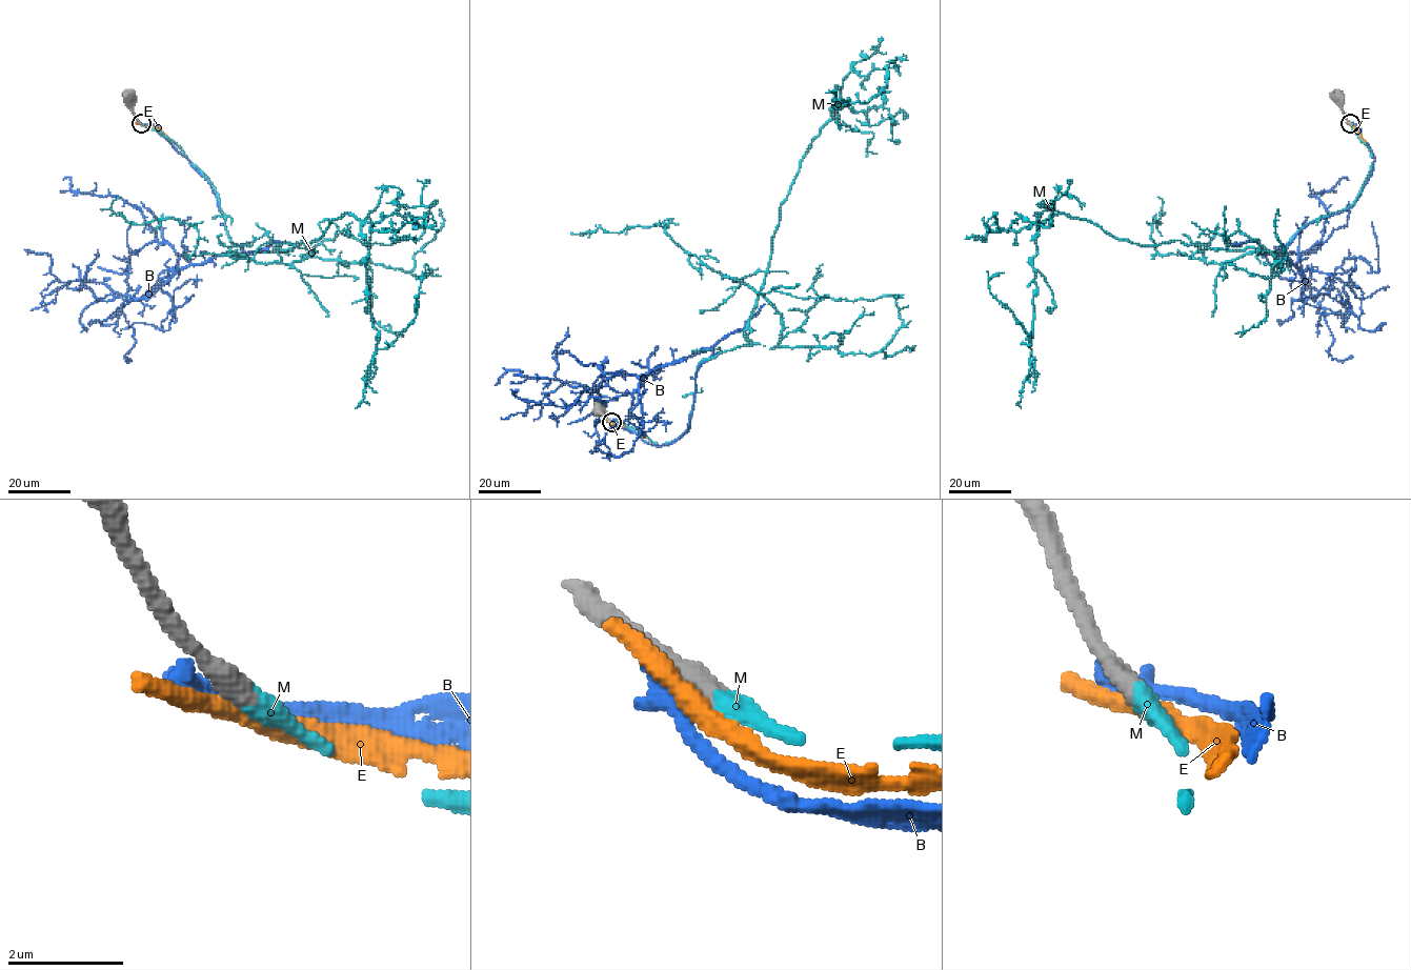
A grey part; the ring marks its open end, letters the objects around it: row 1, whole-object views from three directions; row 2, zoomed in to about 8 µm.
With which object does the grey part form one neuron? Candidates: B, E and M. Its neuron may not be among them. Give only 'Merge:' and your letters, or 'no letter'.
Merge: M

